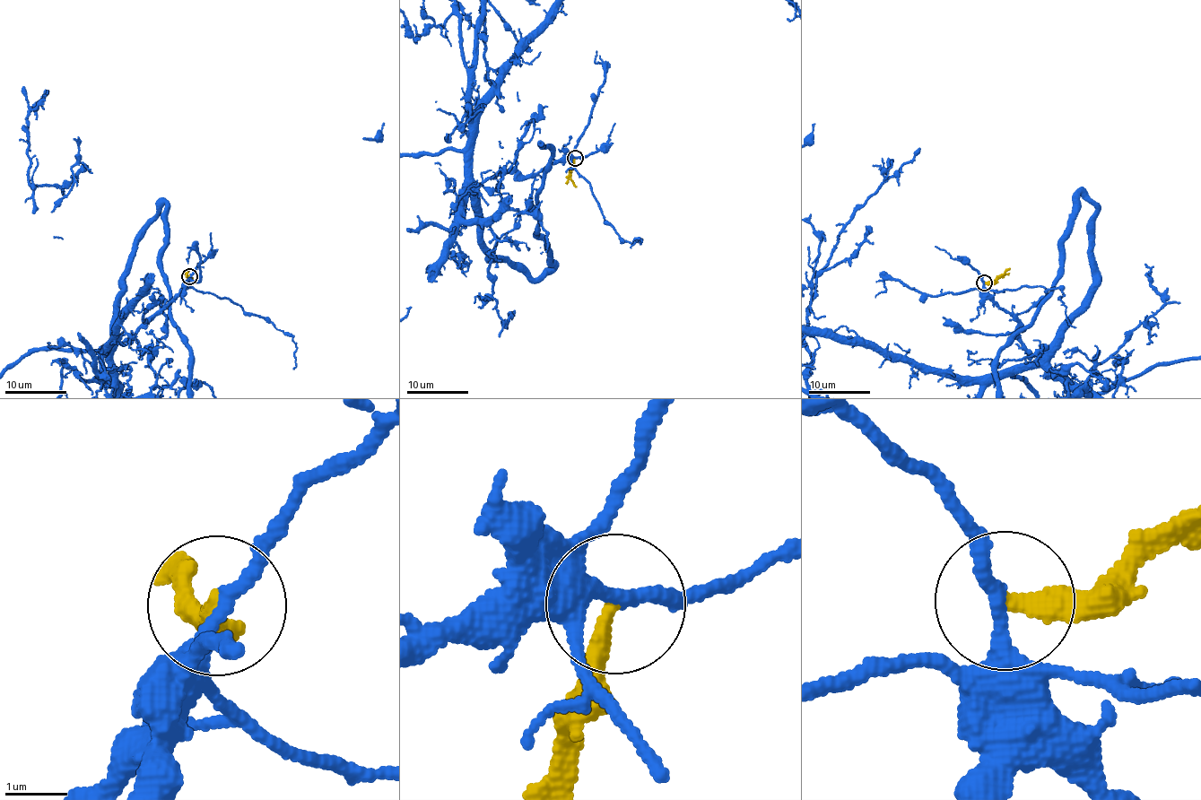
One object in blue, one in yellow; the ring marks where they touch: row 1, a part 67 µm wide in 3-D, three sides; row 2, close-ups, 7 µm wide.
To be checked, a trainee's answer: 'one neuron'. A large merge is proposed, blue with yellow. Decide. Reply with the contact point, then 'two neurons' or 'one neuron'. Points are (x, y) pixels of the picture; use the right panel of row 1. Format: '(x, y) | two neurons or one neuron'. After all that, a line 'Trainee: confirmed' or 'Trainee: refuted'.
(984, 282) | two neurons
Trainee: refuted

